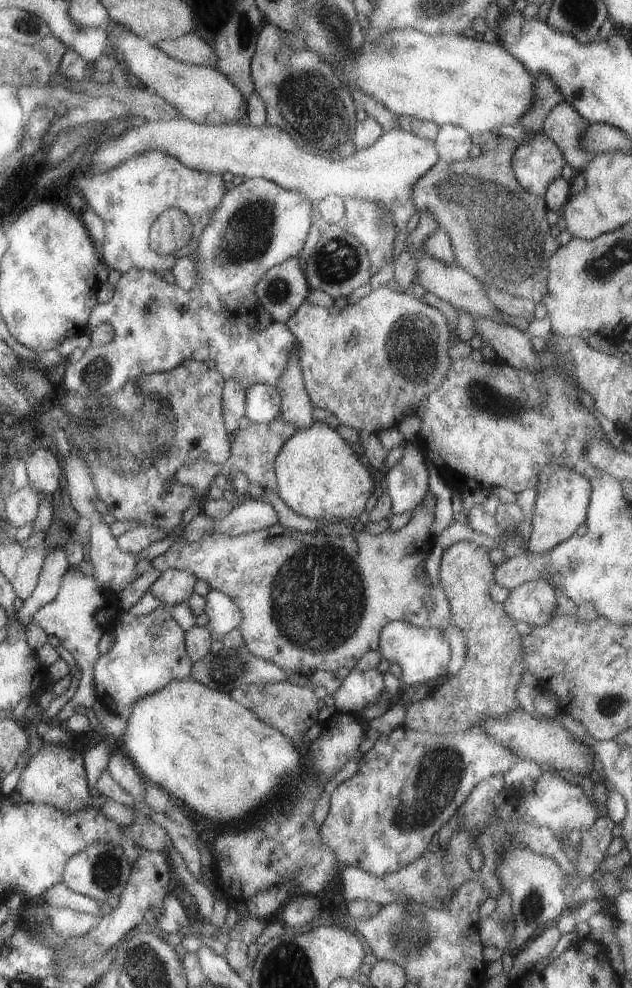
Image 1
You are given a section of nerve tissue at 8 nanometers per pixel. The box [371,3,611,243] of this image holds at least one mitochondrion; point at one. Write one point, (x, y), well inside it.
(577, 93)

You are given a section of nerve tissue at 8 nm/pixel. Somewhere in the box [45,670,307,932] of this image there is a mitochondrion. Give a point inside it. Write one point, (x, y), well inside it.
(107, 874)

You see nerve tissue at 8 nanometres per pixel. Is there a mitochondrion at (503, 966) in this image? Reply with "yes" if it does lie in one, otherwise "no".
no

